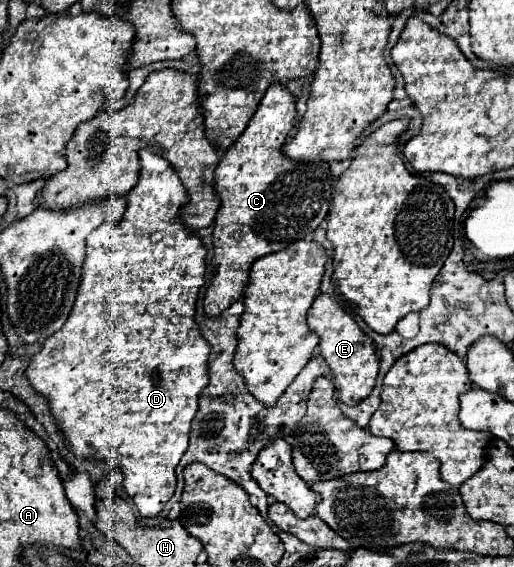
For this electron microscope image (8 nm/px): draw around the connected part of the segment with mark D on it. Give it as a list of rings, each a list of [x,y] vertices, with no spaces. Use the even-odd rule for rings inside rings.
[[[148,149],[140,151],[138,183],[132,187],[132,191],[126,195],[126,199],[128,199],[128,205],[126,205],[124,217],[118,223],[106,223],[102,229],[96,229],[88,237],[86,259],[84,259],[84,267],[82,267],[82,281],[80,281],[80,287],[78,287],[78,295],[76,295],[74,307],[72,307],[66,323],[62,325],[62,329],[56,331],[54,335],[50,335],[44,341],[42,351],[32,357],[30,367],[26,369],[26,377],[28,377],[30,385],[34,387],[34,391],[48,399],[50,411],[52,411],[52,415],[56,419],[58,431],[62,433],[66,447],[78,459],[98,459],[118,465],[122,475],[124,475],[124,489],[134,499],[140,515],[142,517],[156,517],[162,511],[162,507],[166,505],[166,501],[174,495],[174,489],[176,489],[176,465],[180,463],[180,459],[182,459],[182,455],[184,455],[184,451],[188,447],[188,431],[190,431],[192,417],[198,411],[198,395],[202,393],[204,385],[208,383],[208,353],[210,353],[210,345],[200,335],[198,325],[194,323],[198,291],[204,285],[206,249],[202,247],[200,239],[194,233],[184,229],[184,225],[180,221],[180,213],[178,211],[184,205],[184,187],[182,187],[178,175],[176,175],[176,171],[172,169],[172,165],[168,161],[164,161],[160,155],[156,155],[156,153],[152,153]]]

